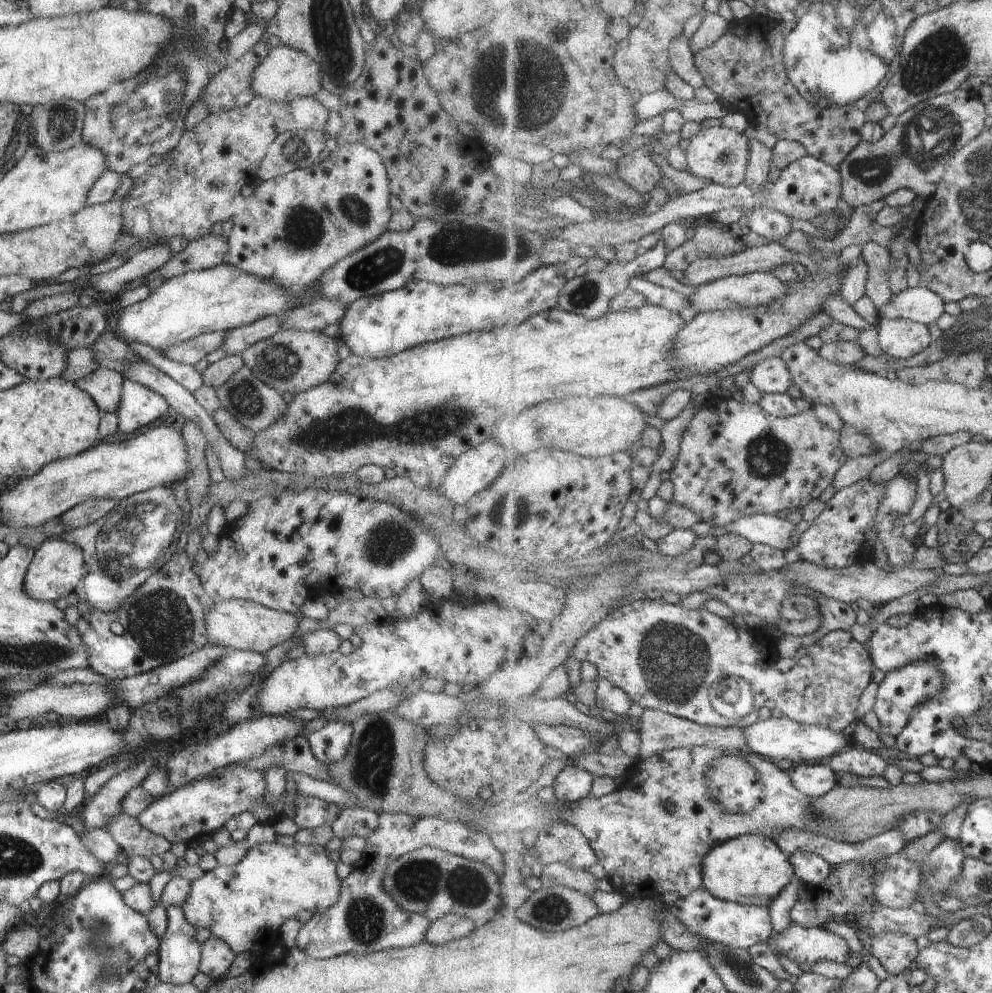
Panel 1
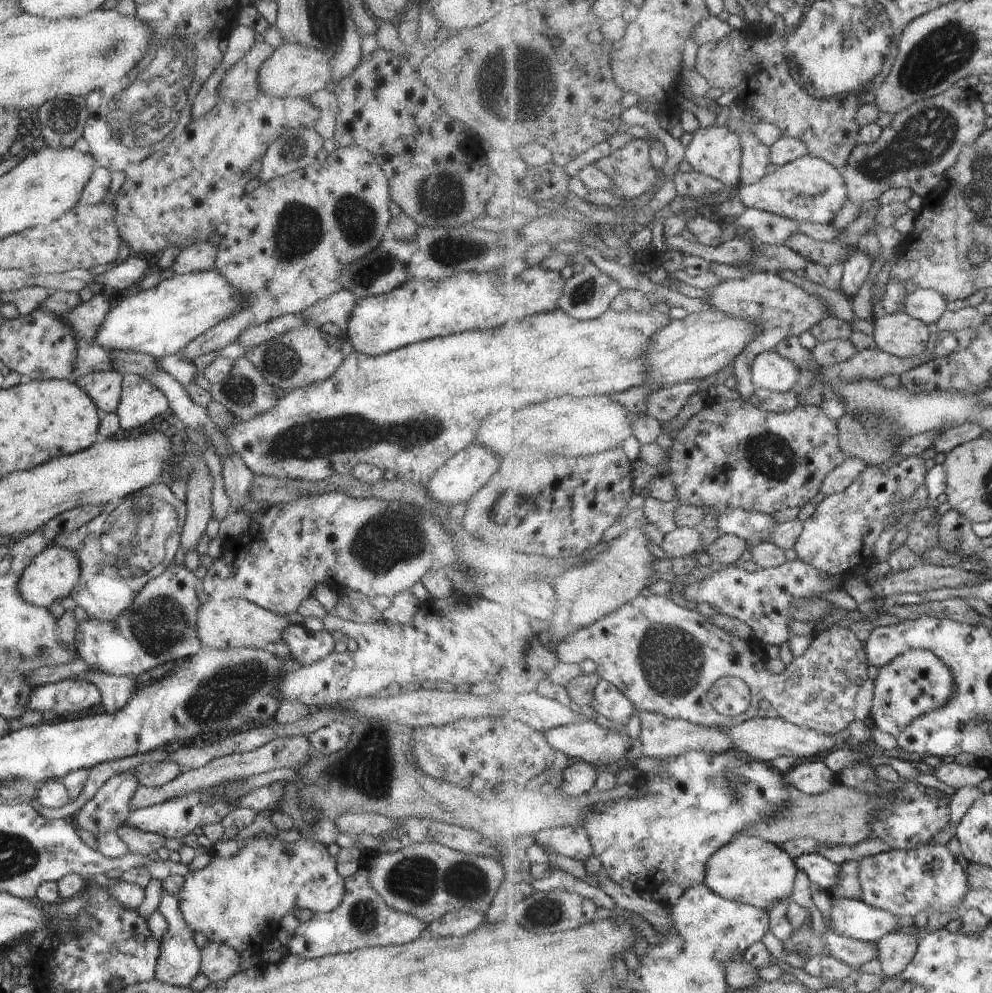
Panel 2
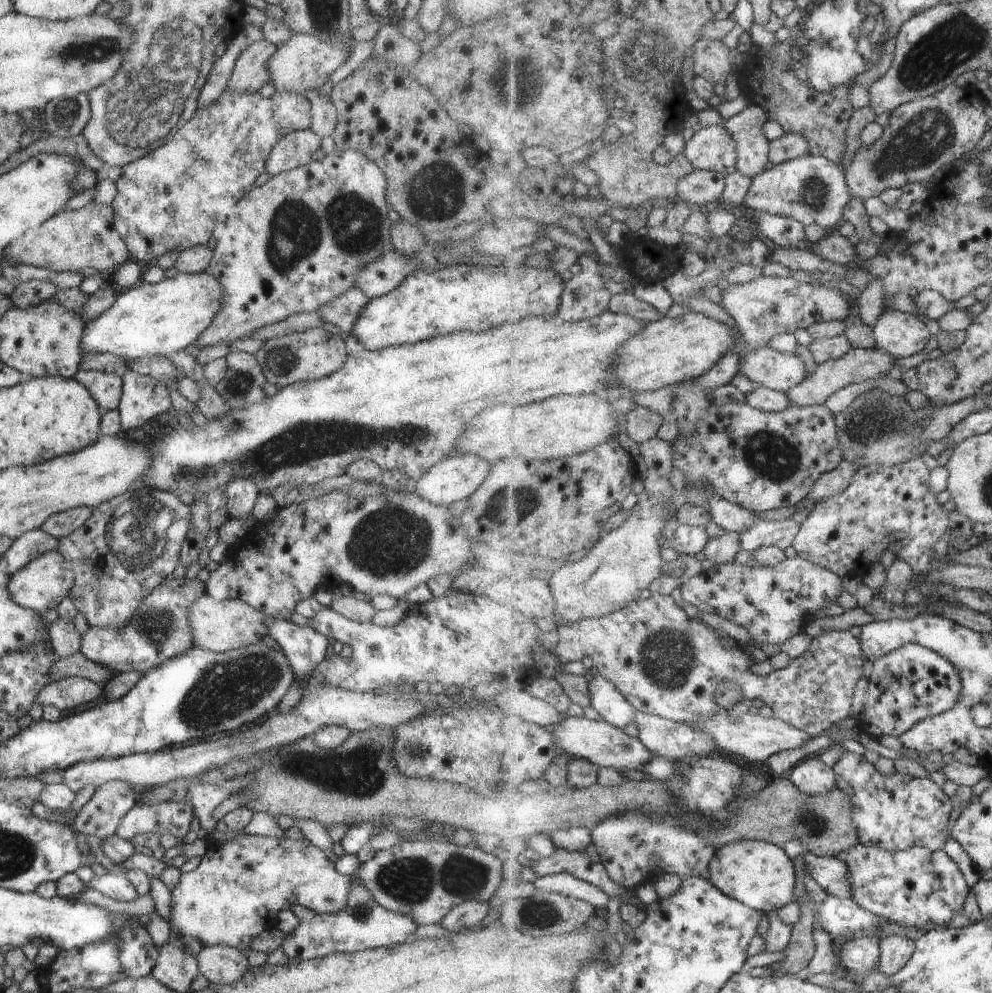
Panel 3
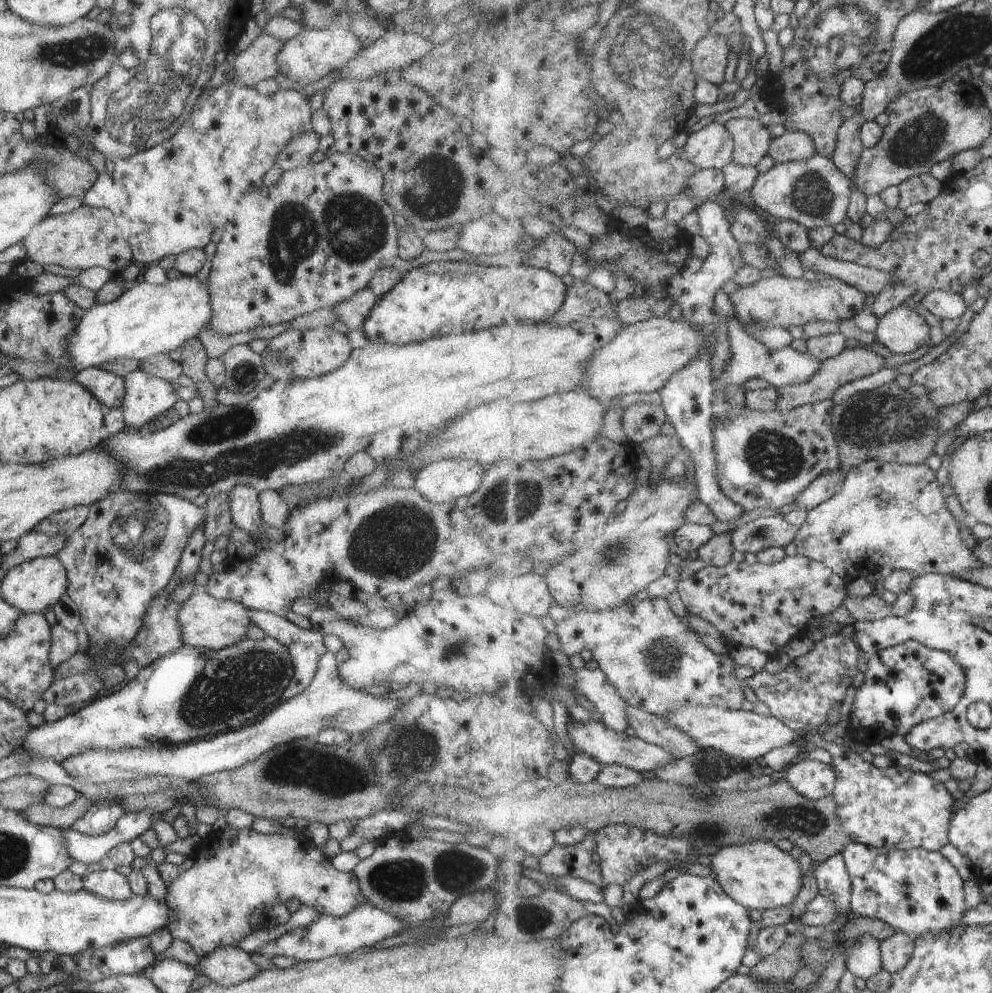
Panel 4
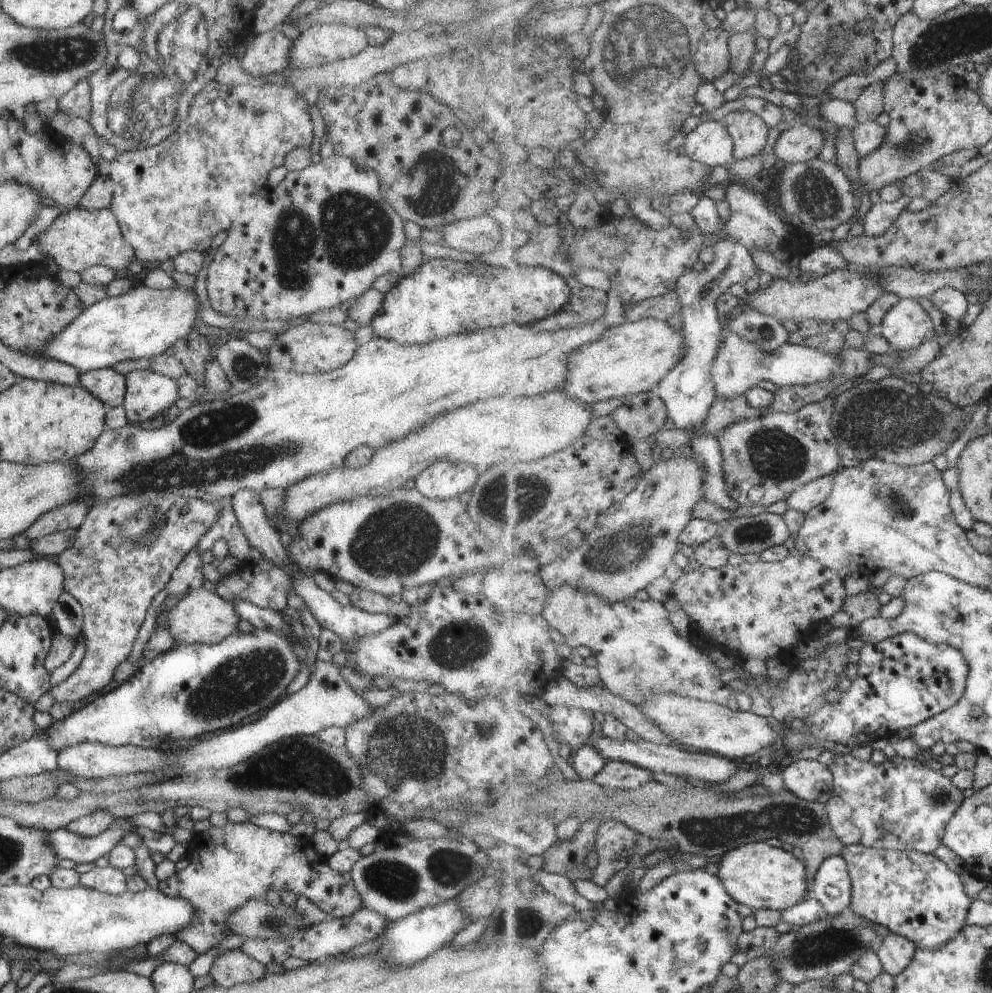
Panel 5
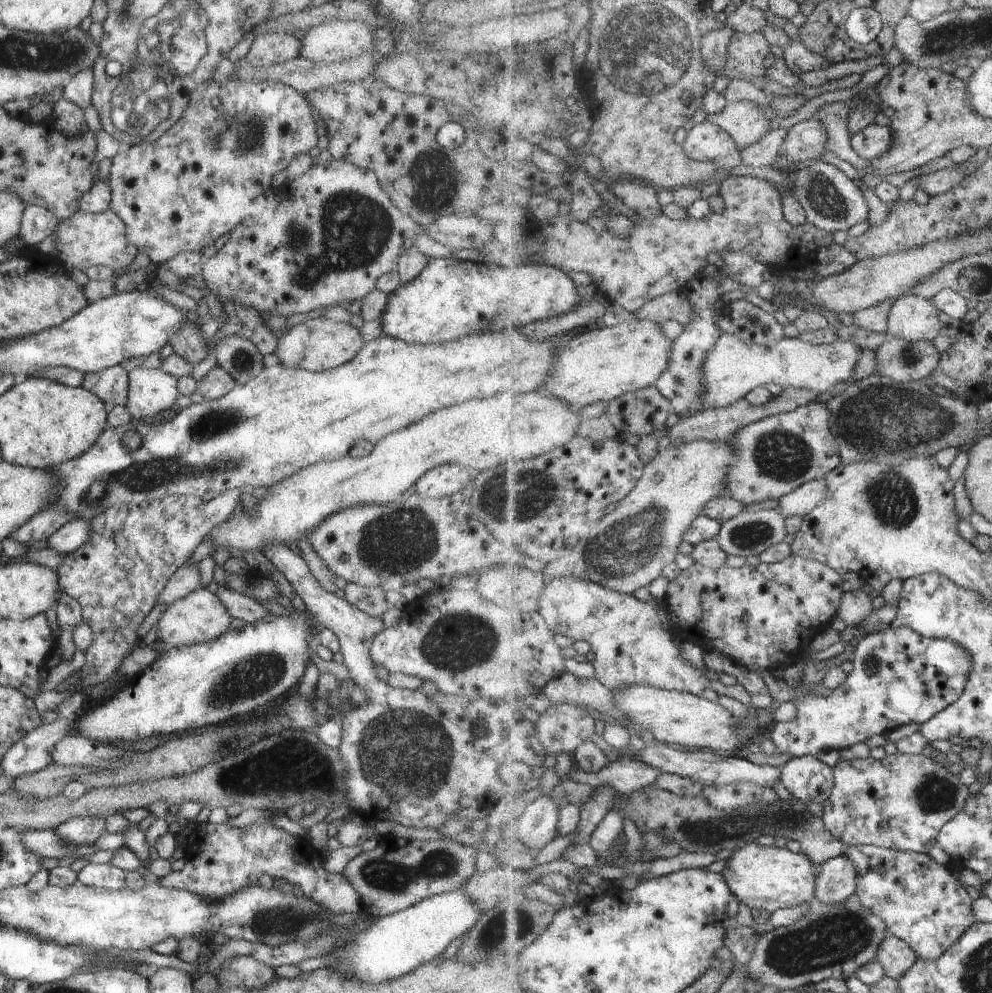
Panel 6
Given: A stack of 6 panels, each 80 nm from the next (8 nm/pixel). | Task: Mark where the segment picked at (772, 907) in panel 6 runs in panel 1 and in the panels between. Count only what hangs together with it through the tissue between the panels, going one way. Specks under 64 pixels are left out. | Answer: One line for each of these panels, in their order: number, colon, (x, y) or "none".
1: (751, 869)
2: (751, 870)
3: (761, 874)
4: (760, 875)
5: (760, 876)

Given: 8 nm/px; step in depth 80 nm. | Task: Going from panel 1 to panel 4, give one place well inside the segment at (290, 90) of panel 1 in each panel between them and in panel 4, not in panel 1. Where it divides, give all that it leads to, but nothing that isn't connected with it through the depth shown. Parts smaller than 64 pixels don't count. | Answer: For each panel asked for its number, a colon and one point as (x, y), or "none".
2: (292, 70)
3: (301, 63)
4: (312, 53)

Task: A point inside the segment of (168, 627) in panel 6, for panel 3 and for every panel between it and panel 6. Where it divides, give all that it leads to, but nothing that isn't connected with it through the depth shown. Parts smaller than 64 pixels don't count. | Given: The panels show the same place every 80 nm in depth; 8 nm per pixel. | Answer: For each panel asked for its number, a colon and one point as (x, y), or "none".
3: (219, 626)
4: (205, 622)
5: (201, 617)

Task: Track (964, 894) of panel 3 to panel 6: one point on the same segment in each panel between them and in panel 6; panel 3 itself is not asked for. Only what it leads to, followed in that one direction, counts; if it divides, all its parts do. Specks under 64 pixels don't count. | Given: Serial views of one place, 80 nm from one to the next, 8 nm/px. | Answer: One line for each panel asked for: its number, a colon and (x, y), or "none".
4: (918, 891)
5: (913, 894)
6: (921, 901)

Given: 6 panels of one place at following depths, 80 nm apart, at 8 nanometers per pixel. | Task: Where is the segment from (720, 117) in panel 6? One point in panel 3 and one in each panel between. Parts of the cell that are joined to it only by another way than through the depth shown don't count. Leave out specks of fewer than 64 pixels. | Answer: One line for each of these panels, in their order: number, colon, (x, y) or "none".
3: (753, 149)
4: (751, 138)
5: (750, 133)

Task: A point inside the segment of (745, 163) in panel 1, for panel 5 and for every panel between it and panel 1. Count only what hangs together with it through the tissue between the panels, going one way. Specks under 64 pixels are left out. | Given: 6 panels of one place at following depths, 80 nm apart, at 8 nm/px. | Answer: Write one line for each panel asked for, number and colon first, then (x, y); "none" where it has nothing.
2: (716, 151)
3: (712, 148)
4: (712, 147)
5: (709, 143)

